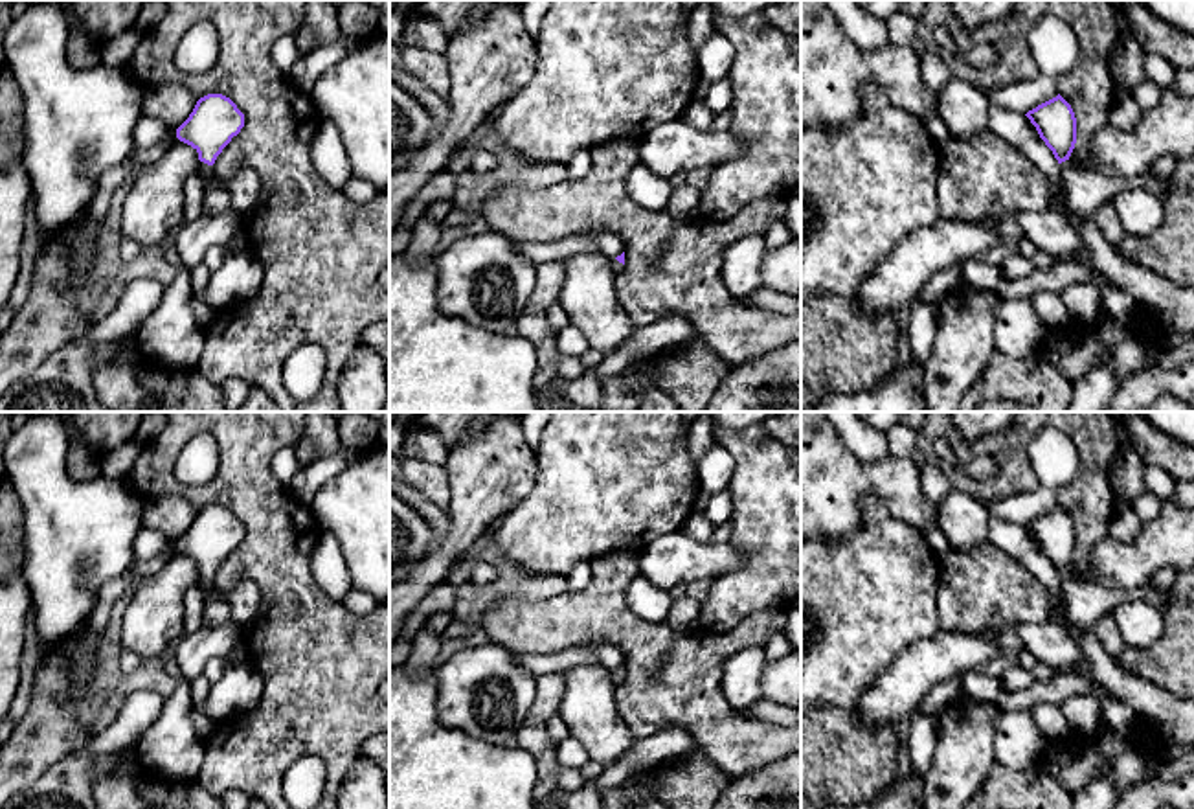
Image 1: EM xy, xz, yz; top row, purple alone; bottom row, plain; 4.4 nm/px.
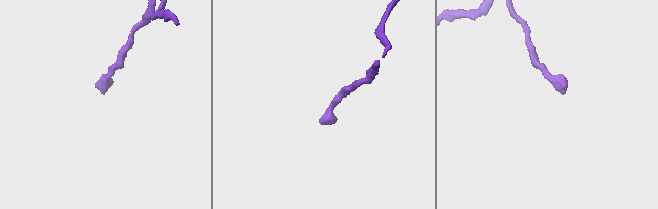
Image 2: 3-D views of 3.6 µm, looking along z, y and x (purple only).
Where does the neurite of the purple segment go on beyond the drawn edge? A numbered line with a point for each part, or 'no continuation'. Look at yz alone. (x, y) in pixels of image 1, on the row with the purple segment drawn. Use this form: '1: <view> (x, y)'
1: yz (1086, 192)

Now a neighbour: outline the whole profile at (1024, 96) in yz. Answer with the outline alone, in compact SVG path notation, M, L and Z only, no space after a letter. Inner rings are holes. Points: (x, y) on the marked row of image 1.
M1042 74L1036 79L1012 83L986 94L990 103L997 103L1019 114L1027 114L1056 96L1058 88L1054 81Z

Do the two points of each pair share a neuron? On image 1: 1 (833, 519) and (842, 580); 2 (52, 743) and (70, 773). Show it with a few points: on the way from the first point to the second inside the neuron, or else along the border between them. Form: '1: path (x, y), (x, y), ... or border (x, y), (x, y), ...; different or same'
1: border (860, 502), (860, 523), (853, 530), (820, 539); different
2: border (87, 747), (67, 752), (28, 786); different

